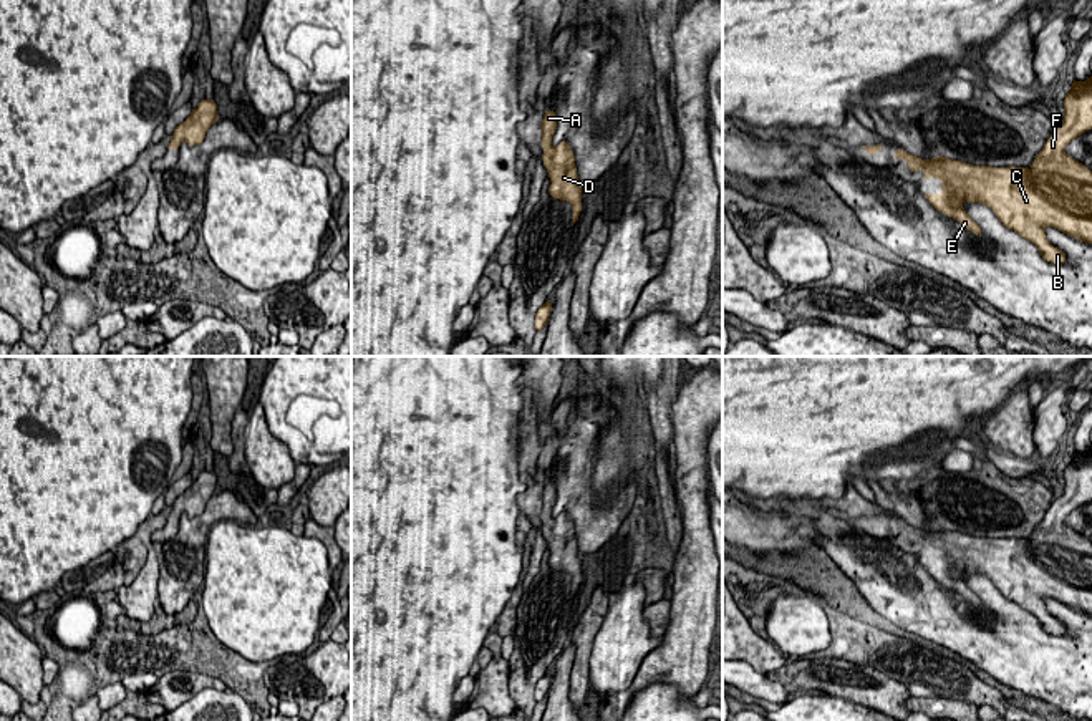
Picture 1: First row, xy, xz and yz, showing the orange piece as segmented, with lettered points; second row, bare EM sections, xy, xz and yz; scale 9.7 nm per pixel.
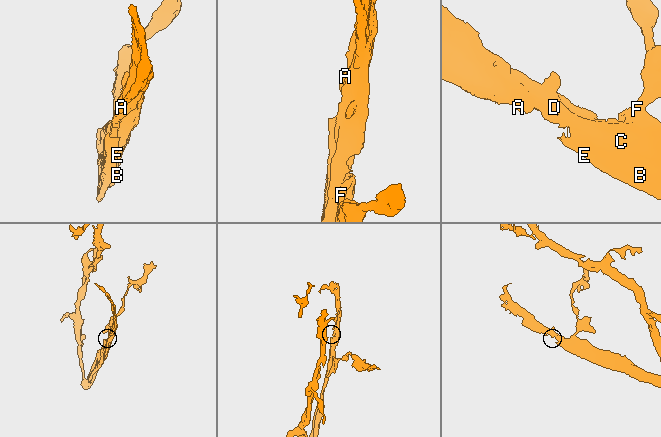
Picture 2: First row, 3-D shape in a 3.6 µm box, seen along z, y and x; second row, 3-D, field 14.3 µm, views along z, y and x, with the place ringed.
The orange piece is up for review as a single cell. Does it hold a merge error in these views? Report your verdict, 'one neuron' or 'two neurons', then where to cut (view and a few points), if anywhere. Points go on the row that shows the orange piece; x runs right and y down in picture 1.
one neuron; no cut

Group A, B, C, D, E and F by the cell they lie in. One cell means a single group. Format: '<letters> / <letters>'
A B C D E F

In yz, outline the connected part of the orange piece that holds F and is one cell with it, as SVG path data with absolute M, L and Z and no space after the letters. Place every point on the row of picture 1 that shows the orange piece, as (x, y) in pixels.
M1092 76L1085 81L1074 80L1064 99L1064 123L1056 126L1031 167L973 166L943 156L923 161L903 149L896 149L895 157L906 161L911 172L923 171L925 179L941 181L940 194L923 196L936 210L958 220L961 227L981 237L981 227L966 214L963 204L986 204L1003 225L1032 242L1044 260L1062 265L1065 254L1047 240L1046 227L1092 244L1092 171L1064 152L1074 138L1089 129L1092 129Z

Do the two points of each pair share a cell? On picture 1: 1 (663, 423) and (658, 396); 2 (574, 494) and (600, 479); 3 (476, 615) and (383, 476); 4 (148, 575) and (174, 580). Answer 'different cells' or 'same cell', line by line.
1: same cell
2: different cells
3: same cell
4: different cells

